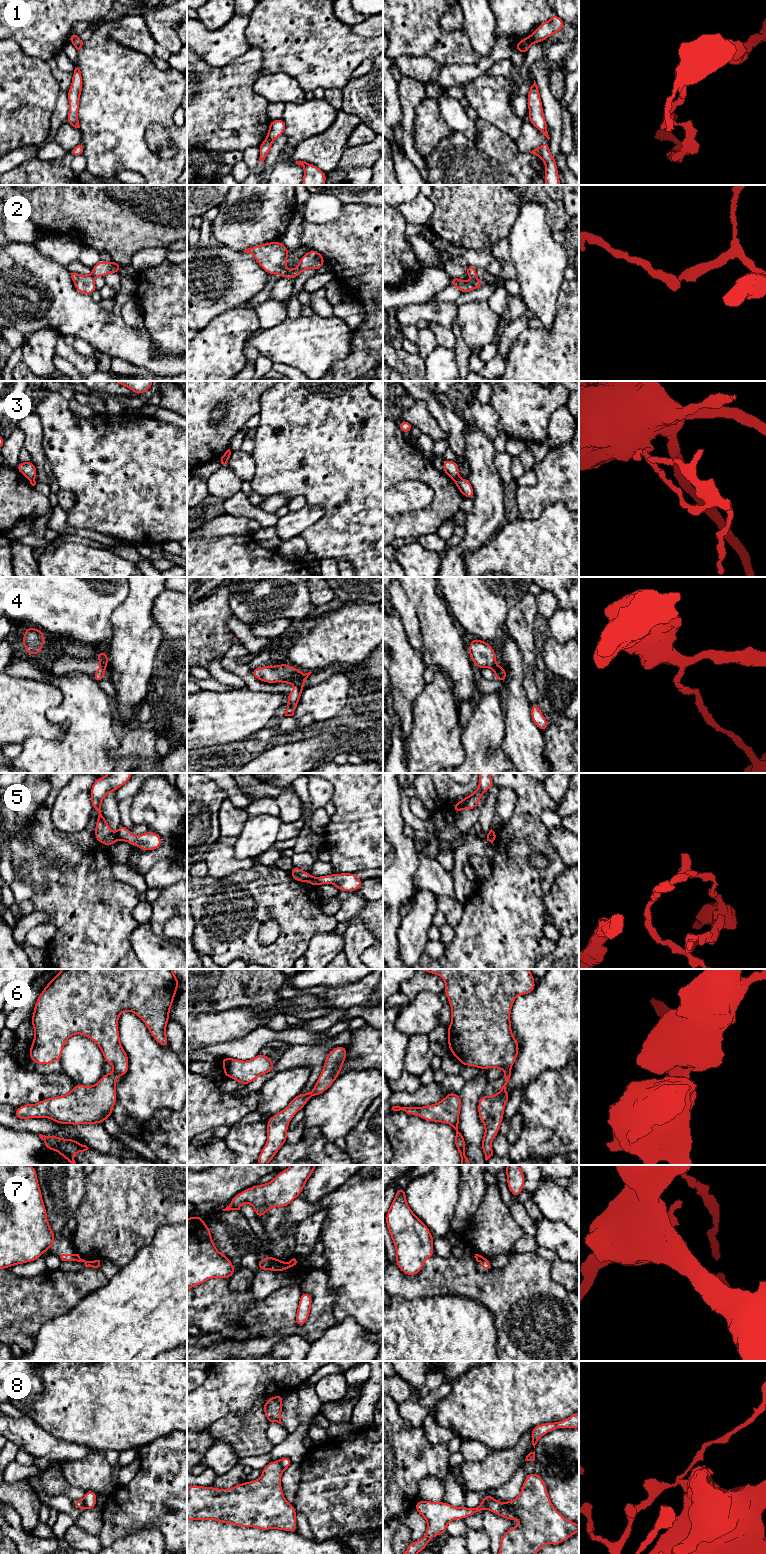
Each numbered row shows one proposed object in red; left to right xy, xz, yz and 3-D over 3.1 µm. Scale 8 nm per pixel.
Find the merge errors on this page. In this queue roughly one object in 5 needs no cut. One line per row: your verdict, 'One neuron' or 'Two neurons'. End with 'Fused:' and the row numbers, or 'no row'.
1: Two neurons
2: Two neurons
3: Two neurons
4: Two neurons
5: Two neurons
6: Two neurons
7: Two neurons
8: Two neurons
Fused: 1, 2, 3, 4, 5, 6, 7, 8

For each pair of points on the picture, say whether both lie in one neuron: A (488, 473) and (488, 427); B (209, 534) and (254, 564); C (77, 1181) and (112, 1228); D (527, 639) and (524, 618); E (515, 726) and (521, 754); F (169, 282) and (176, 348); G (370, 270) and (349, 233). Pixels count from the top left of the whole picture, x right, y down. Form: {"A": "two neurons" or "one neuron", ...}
{"A": "two neurons", "B": "two neurons", "C": "two neurons", "D": "one neuron", "E": "one neuron", "F": "one neuron", "G": "one neuron"}

